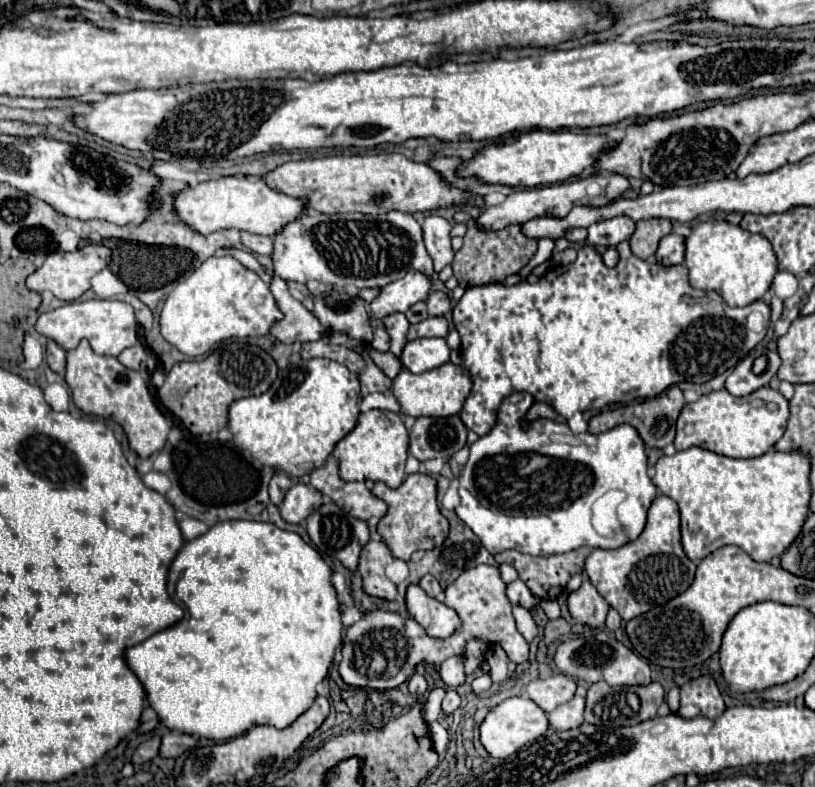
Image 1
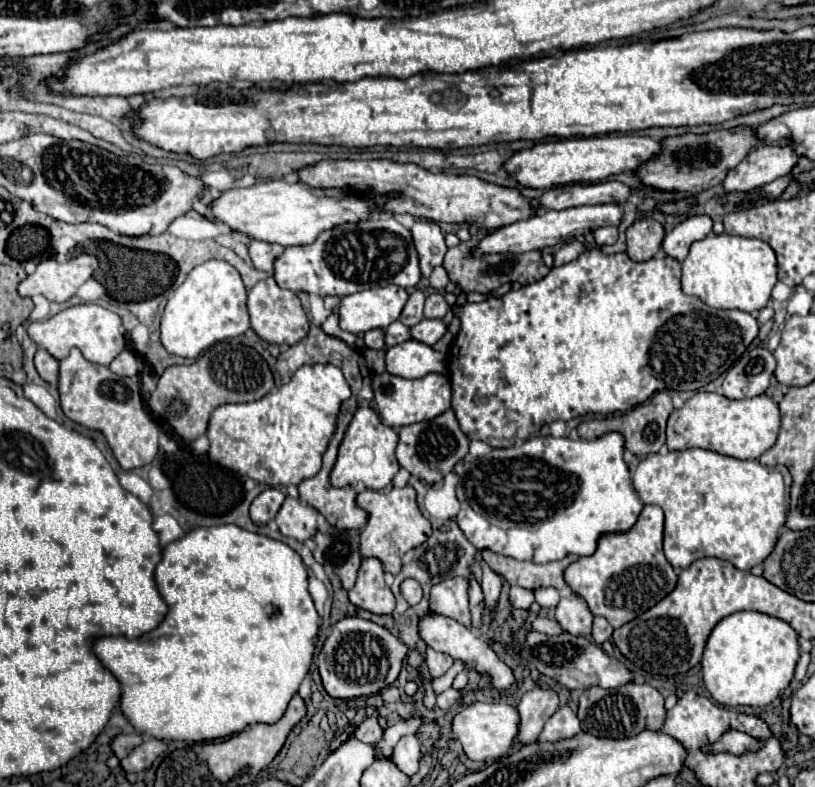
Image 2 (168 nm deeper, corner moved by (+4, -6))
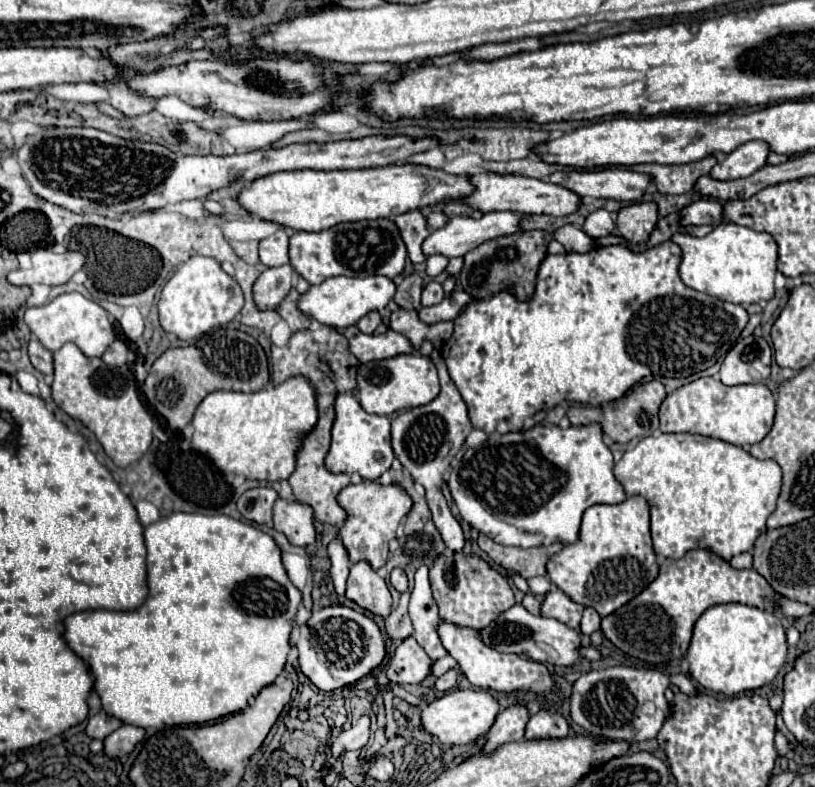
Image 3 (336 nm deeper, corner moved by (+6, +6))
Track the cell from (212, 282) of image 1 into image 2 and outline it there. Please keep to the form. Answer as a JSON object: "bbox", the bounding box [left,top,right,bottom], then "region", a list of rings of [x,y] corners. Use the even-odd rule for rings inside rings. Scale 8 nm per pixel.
{"bbox":[161,261,251,359],"region":[[[207,261],[197,265],[165,305],[161,317],[163,347],[173,355],[195,359],[219,341],[243,335],[251,329],[245,299],[247,289],[233,265],[225,261]]]}

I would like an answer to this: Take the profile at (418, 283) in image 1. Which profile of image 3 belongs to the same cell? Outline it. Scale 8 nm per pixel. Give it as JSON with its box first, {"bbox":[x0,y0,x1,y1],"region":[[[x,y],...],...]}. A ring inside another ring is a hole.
{"bbox":[297,275,395,329],"region":[[[373,275],[373,277],[331,277],[319,285],[311,285],[305,293],[301,293],[297,301],[297,309],[309,317],[319,321],[321,325],[329,325],[335,329],[343,329],[355,325],[363,315],[369,311],[383,309],[389,299],[395,295],[395,283],[387,277]]]}

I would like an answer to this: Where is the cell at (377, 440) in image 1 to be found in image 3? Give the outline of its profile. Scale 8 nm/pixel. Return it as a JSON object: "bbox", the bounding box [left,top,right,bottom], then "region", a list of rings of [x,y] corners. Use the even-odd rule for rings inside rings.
{"bbox":[325,393,395,481],"region":[[[339,393],[335,397],[335,421],[331,429],[331,449],[325,457],[325,467],[331,473],[359,473],[365,481],[375,481],[381,473],[391,469],[395,459],[391,449],[391,421],[383,415],[369,415],[361,409],[359,401],[351,393]]]}

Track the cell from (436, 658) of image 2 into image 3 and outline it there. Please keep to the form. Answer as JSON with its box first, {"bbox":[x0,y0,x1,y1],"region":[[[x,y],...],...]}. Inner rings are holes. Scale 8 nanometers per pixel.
{"bbox":[409,567,447,661],"region":[[[419,567],[415,571],[415,585],[411,591],[409,601],[409,617],[413,621],[413,637],[415,641],[425,649],[425,653],[435,661],[443,655],[447,655],[439,635],[439,615],[437,615],[437,603],[431,595],[429,579],[427,579],[427,567]]]}

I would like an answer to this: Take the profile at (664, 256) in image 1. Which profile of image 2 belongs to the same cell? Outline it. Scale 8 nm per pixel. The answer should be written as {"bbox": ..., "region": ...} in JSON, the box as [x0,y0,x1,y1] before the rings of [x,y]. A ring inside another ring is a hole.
{"bbox":[661,215,713,261],"region":[[[707,215],[687,217],[671,233],[665,235],[661,247],[663,247],[667,257],[683,261],[685,255],[689,253],[691,243],[699,241],[699,239],[705,239],[711,233],[711,227],[713,227],[713,221]]]}

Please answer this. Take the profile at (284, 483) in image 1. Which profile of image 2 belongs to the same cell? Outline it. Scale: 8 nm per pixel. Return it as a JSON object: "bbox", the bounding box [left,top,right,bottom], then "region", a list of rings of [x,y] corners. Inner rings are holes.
{"bbox":[251,487,285,525],"region":[[[269,487],[269,489],[265,489],[263,493],[259,493],[257,497],[255,497],[255,501],[251,503],[251,519],[257,523],[257,525],[263,525],[263,523],[269,523],[275,515],[277,515],[277,511],[279,511],[279,507],[281,507],[281,503],[285,501],[285,495],[279,491],[279,489],[275,489],[275,487]]]}

